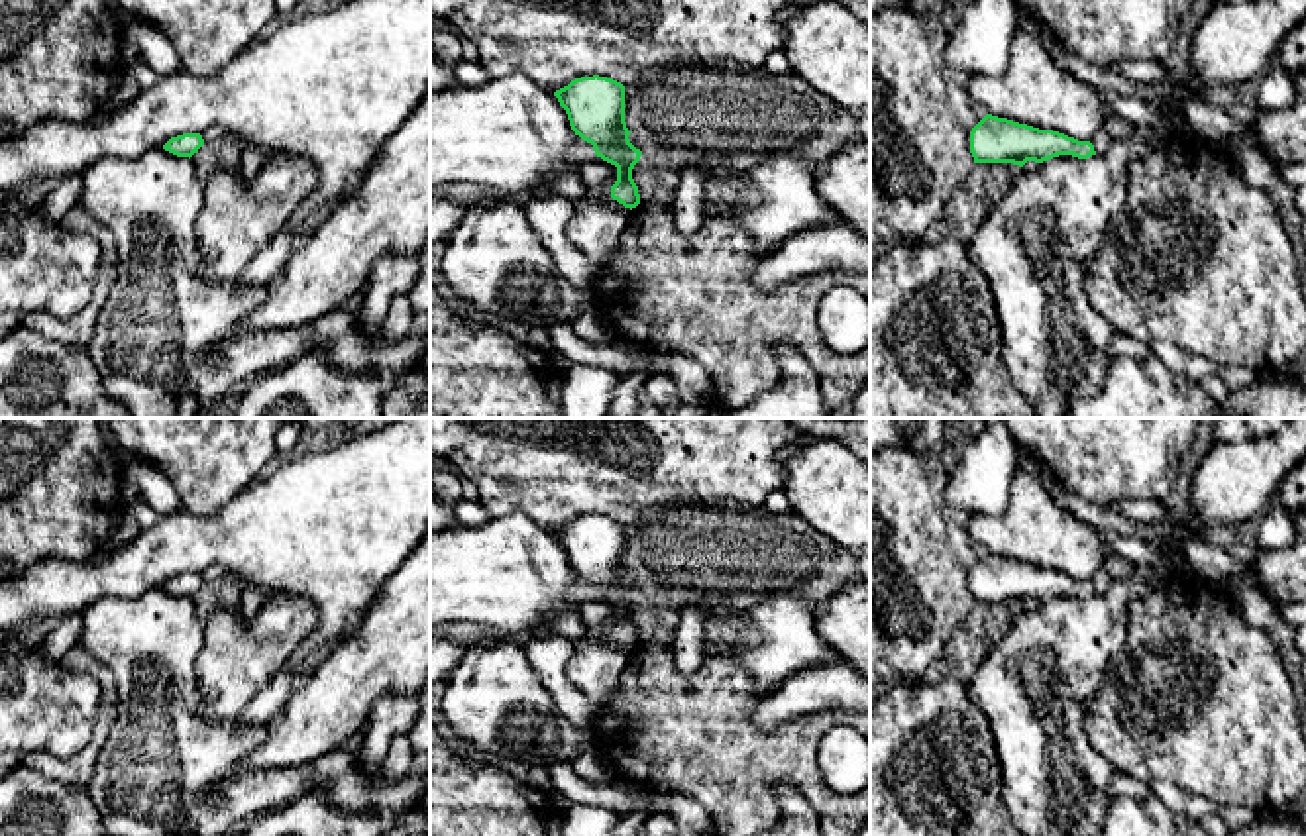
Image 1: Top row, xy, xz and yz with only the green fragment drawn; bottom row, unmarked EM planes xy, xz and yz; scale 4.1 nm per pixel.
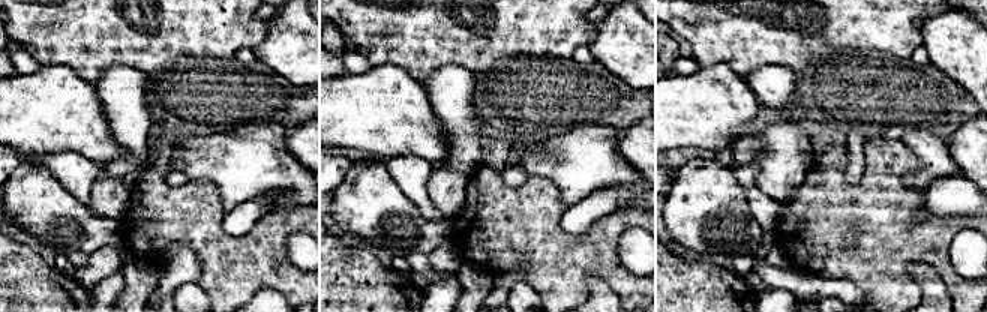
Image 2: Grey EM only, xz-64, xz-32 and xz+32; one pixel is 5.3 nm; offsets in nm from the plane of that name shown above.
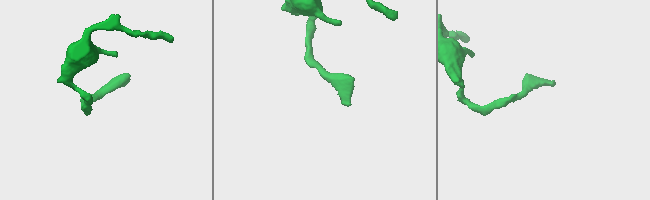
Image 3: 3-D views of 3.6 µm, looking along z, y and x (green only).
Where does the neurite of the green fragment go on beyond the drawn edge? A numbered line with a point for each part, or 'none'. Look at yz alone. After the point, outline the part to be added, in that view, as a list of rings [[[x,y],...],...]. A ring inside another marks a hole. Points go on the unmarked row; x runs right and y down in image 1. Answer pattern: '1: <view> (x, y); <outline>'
1: yz (1102, 579); [[[1102,567],[1102,569],[1098,569],[1098,573],[1090,579],[1090,583],[1094,585],[1094,591],[1100,595],[1100,593],[1104,593],[1104,591],[1110,587],[1112,577],[1110,577],[1110,573]]]

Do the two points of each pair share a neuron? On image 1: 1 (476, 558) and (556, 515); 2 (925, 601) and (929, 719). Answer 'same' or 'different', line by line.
1: different
2: different

